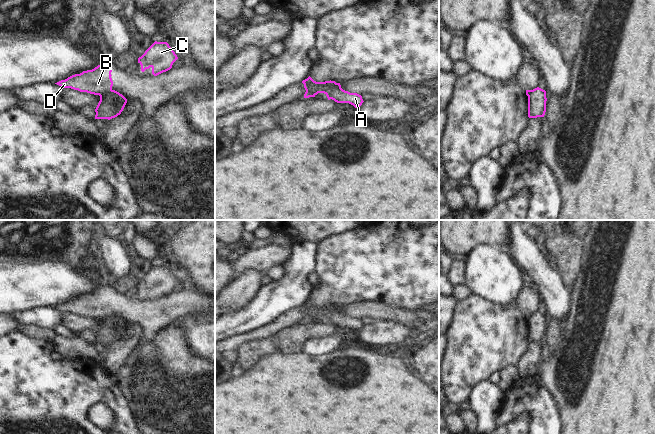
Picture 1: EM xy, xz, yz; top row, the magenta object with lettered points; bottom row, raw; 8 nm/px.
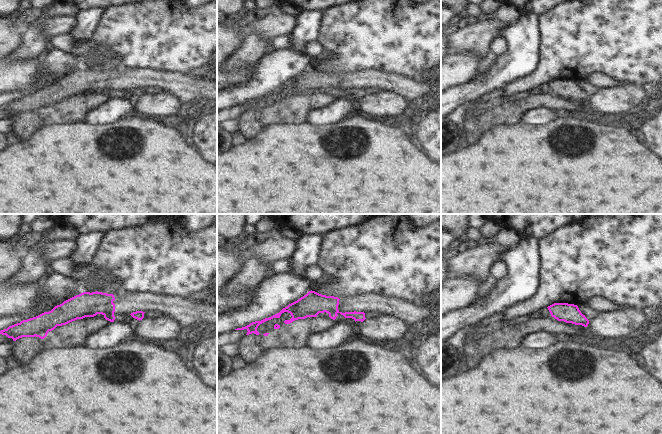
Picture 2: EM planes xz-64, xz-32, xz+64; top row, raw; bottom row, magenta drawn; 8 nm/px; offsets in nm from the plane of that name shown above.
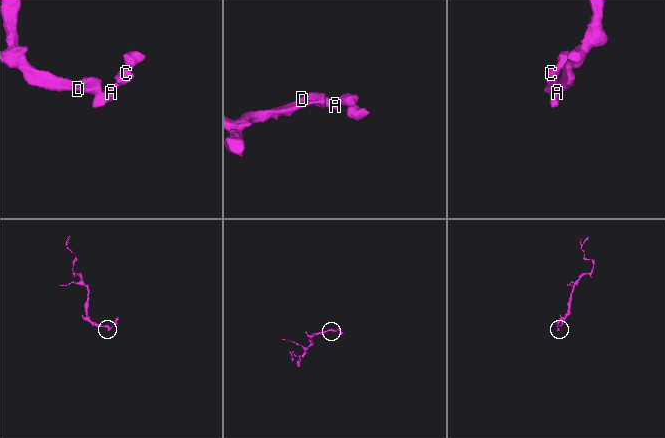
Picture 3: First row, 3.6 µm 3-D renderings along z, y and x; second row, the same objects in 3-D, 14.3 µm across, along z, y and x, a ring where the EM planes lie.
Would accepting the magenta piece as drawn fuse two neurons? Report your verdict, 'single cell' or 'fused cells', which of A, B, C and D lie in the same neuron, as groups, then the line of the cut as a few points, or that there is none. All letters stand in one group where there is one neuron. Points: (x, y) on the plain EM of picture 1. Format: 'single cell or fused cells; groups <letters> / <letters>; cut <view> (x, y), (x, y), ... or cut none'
fused cells; groups A C / B D; cut xz (340, 310), (336, 310), (331, 314), (330, 322)

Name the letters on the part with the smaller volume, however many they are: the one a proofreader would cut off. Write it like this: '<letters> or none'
A, C.

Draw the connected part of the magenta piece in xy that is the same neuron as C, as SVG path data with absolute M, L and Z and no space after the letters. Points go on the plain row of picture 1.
M155 265L145 277L138 282L141 295L152 292L152 298L157 300L172 292L173 287L178 283L175 276L167 266Z

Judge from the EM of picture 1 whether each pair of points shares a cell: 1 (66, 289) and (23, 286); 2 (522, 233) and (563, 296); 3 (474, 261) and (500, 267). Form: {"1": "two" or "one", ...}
{"1": "one", "2": "one", "3": "one"}

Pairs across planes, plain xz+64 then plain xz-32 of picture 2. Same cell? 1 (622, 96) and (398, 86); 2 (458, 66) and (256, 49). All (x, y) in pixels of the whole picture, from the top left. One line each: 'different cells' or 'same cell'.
1: different cells
2: same cell

